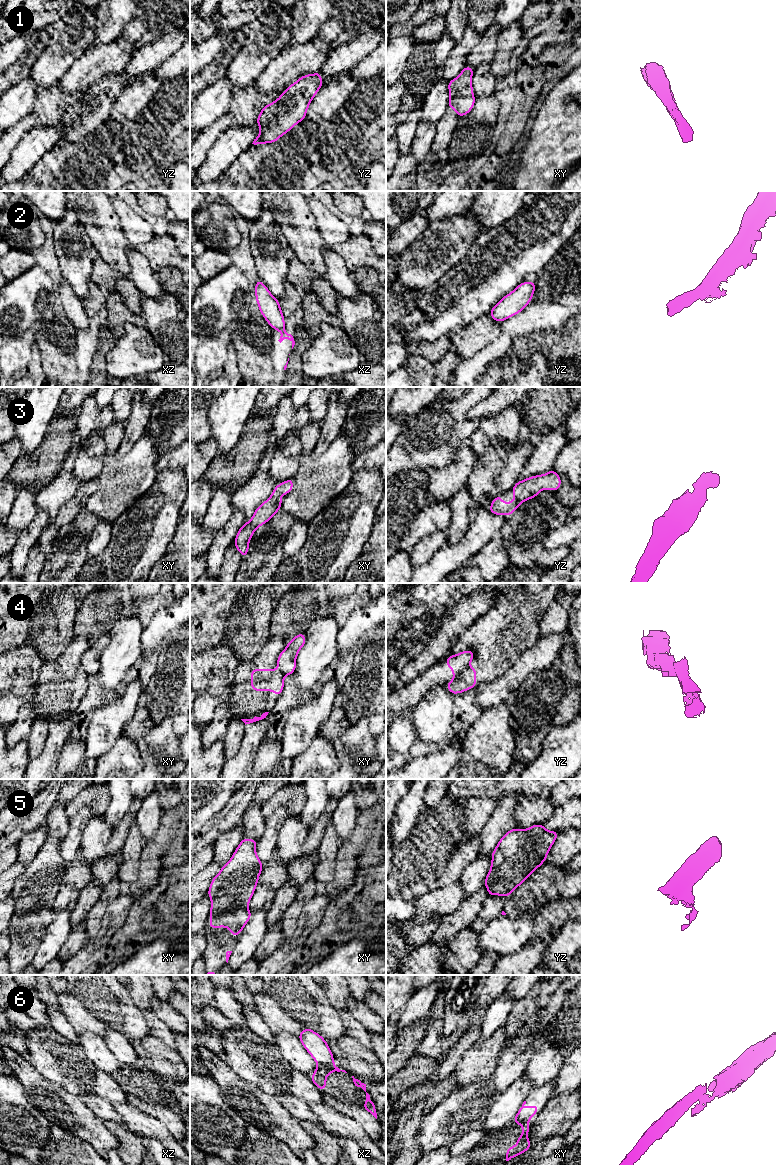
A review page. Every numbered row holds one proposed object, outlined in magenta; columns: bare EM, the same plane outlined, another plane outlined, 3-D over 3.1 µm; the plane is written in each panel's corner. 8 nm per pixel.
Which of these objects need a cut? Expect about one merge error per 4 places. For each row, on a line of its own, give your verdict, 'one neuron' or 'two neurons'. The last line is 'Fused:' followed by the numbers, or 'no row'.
1: one neuron
2: one neuron
3: one neuron
4: two neurons
5: one neuron
6: two neurons
Fused: 4, 6

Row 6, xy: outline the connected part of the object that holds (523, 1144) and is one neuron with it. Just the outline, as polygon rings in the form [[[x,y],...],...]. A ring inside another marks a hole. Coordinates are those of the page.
[[[513,1120],[512,1123],[522,1125],[522,1135],[517,1138],[518,1143],[513,1147],[506,1149],[506,1161],[511,1160],[515,1156],[519,1156],[532,1147],[527,1136],[529,1135],[529,1120]]]

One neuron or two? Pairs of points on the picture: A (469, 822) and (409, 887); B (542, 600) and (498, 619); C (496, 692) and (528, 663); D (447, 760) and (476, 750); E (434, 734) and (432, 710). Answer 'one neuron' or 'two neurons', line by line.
A: one neuron
B: one neuron
C: one neuron
D: two neurons
E: one neuron

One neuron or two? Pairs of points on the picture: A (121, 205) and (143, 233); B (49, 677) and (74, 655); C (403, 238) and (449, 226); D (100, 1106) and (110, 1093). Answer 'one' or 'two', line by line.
A: one
B: one
C: two
D: two

